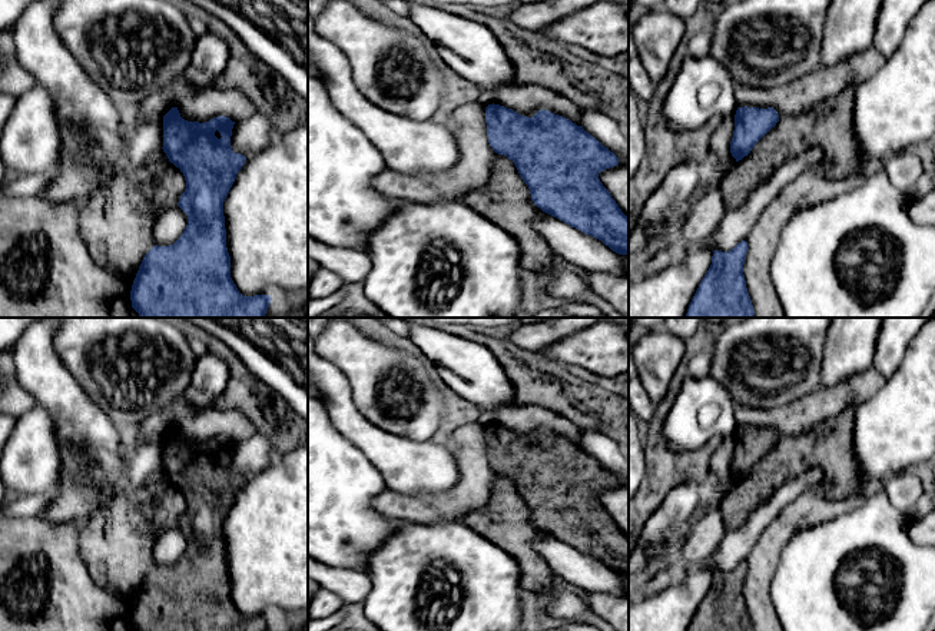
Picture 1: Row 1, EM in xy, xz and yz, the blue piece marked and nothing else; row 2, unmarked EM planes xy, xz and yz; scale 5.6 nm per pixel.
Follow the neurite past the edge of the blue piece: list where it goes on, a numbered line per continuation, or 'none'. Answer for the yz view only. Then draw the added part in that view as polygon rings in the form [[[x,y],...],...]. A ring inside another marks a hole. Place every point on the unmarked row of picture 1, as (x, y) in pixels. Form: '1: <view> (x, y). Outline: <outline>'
none

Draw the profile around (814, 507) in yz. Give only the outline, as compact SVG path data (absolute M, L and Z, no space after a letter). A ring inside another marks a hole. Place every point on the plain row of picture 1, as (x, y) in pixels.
M813 488L795 499L763 529L747 555L747 574L743 585L747 614L753 631L782 631L780 620L769 595L769 587L786 542L800 529L826 522L855 511L866 494L828 498Z

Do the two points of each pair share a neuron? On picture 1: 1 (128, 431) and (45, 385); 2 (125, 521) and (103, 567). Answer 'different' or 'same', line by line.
1: different
2: same

